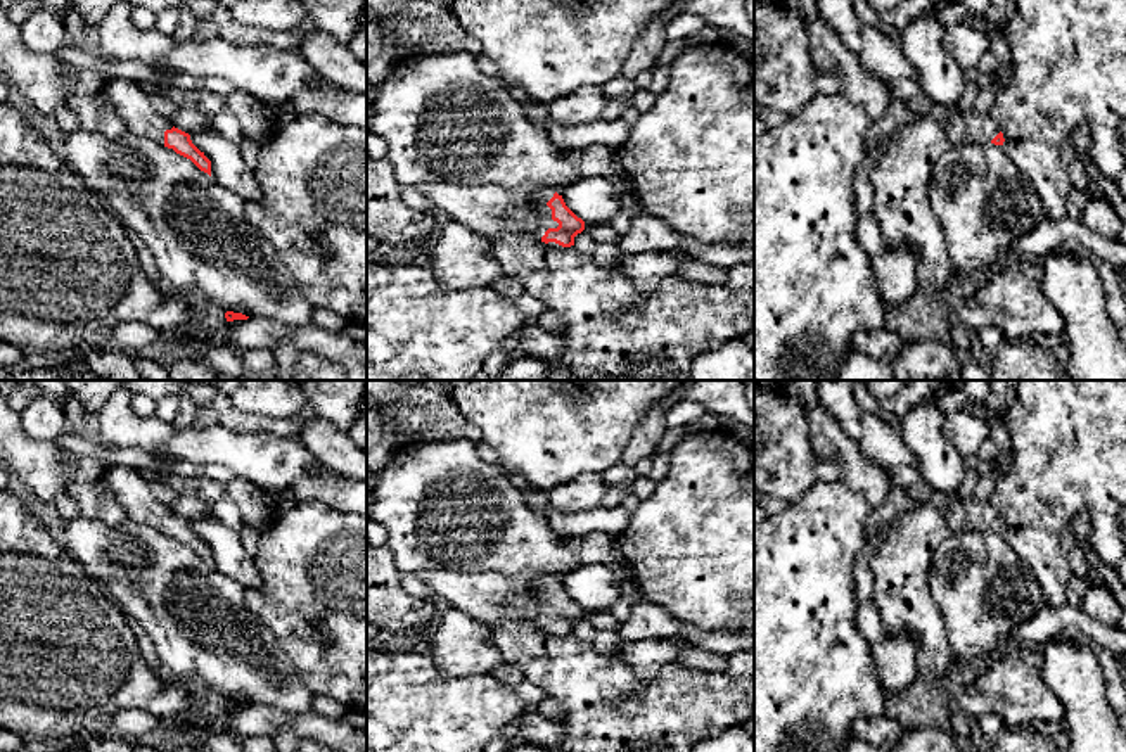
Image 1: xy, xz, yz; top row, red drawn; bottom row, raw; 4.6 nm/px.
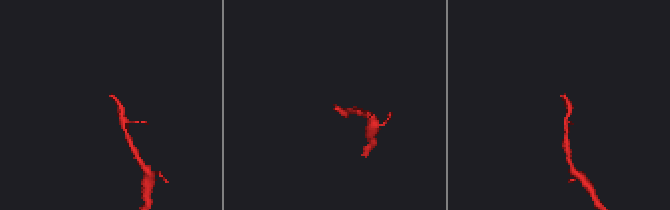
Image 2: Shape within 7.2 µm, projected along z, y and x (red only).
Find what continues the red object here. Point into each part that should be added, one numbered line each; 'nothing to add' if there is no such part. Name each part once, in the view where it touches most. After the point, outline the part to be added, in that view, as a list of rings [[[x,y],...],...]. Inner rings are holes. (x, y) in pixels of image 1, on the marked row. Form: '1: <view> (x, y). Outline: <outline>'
1: xz (542, 196). Outline: [[[536,188],[534,192],[534,209],[538,213],[538,226],[534,232],[534,239],[541,240],[545,232],[548,228],[557,228],[559,223],[552,220],[552,209],[547,206],[547,202],[553,197],[553,188]]]

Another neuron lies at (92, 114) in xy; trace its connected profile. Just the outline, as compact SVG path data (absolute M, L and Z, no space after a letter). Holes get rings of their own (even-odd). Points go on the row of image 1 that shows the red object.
M71 97L67 107L78 119L78 126L85 131L99 131L111 137L119 137L126 131L126 124L118 111L95 97Z

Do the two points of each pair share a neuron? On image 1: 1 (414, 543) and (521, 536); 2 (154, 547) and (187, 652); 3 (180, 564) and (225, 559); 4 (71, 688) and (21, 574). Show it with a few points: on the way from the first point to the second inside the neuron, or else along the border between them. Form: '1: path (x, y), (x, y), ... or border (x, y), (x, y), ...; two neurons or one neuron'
1: path (440, 536), (495, 536); one neuron
2: path (156, 573), (159, 605), (175, 626); one neuron
3: border (211, 562), (243, 588); two neurons
4: path (49, 661), (21, 633), (21, 602); one neuron

